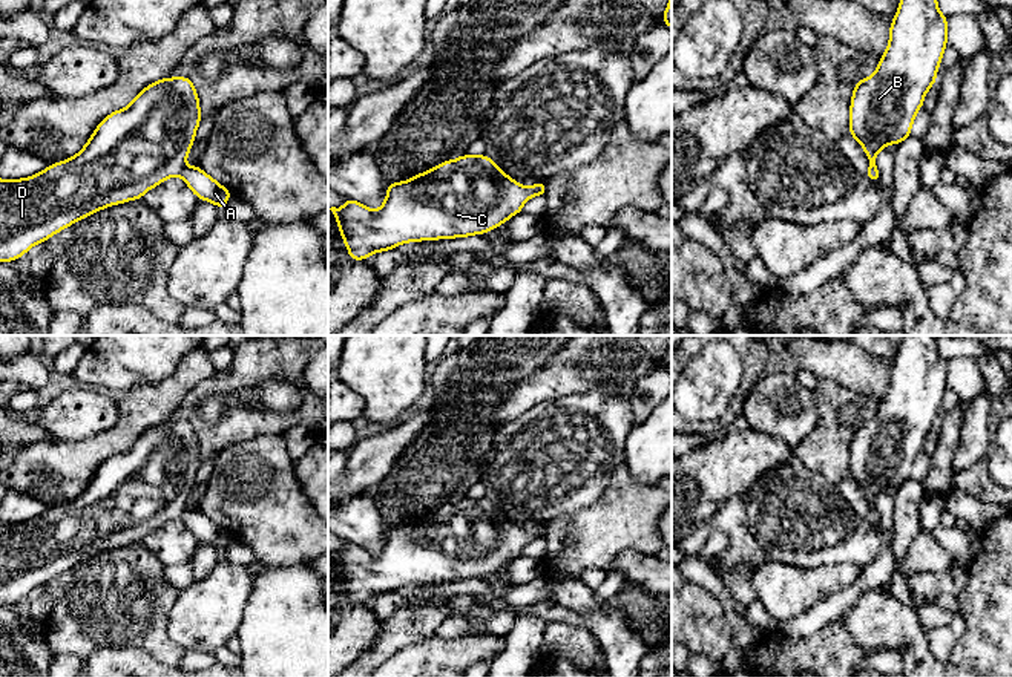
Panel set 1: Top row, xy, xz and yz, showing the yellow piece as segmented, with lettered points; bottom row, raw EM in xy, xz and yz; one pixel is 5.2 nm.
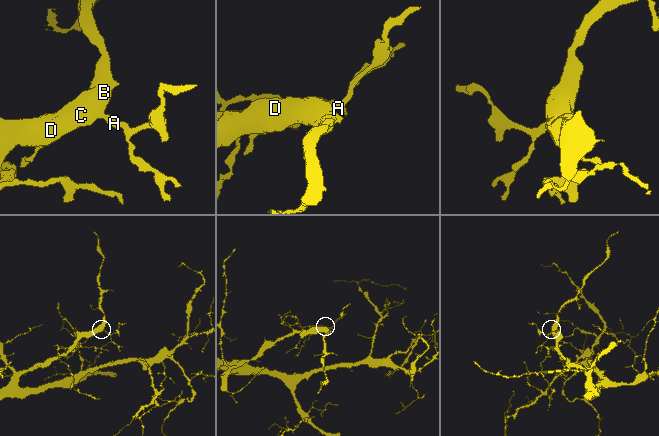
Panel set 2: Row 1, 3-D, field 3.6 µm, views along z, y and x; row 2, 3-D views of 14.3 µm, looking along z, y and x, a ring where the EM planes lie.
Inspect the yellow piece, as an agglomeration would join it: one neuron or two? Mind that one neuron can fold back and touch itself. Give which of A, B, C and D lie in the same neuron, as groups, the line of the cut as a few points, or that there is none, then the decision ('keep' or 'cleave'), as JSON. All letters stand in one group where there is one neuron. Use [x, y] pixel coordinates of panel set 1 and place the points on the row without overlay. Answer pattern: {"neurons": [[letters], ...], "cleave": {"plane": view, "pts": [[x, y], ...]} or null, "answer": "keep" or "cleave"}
{"neurons": [["A", "B", "C", "D"]], "cleave": null, "answer": "keep"}

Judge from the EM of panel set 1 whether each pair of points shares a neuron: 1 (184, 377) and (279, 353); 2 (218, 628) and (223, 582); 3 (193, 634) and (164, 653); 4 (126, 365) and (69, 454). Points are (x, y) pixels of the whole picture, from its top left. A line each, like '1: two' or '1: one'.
1: two
2: one
3: two
4: two

